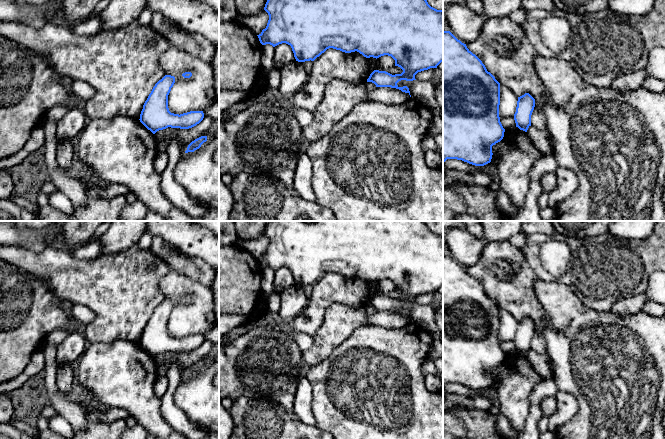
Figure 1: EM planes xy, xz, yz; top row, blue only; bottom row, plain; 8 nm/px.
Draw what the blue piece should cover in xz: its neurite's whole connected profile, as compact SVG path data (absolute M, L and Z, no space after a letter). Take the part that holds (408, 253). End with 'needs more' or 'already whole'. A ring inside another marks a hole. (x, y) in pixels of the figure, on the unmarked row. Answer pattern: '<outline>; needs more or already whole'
M270 221L264 231L264 234L269 239L269 244L265 253L257 259L262 269L270 268L273 271L286 267L291 270L294 277L294 281L298 286L314 285L327 273L333 272L345 277L359 276L366 282L379 282L384 279L391 280L395 284L395 290L400 291L403 296L401 298L392 299L386 295L374 294L367 306L372 306L376 311L391 311L401 314L402 316L410 319L409 312L407 310L399 311L397 307L401 304L413 305L415 299L418 296L428 294L430 292L437 292L437 290L443 286L443 234L437 234L431 231L424 221Z; already whole

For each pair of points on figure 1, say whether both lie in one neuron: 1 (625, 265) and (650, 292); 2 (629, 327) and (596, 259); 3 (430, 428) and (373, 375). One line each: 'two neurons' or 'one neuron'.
1: two neurons
2: two neurons
3: one neuron

